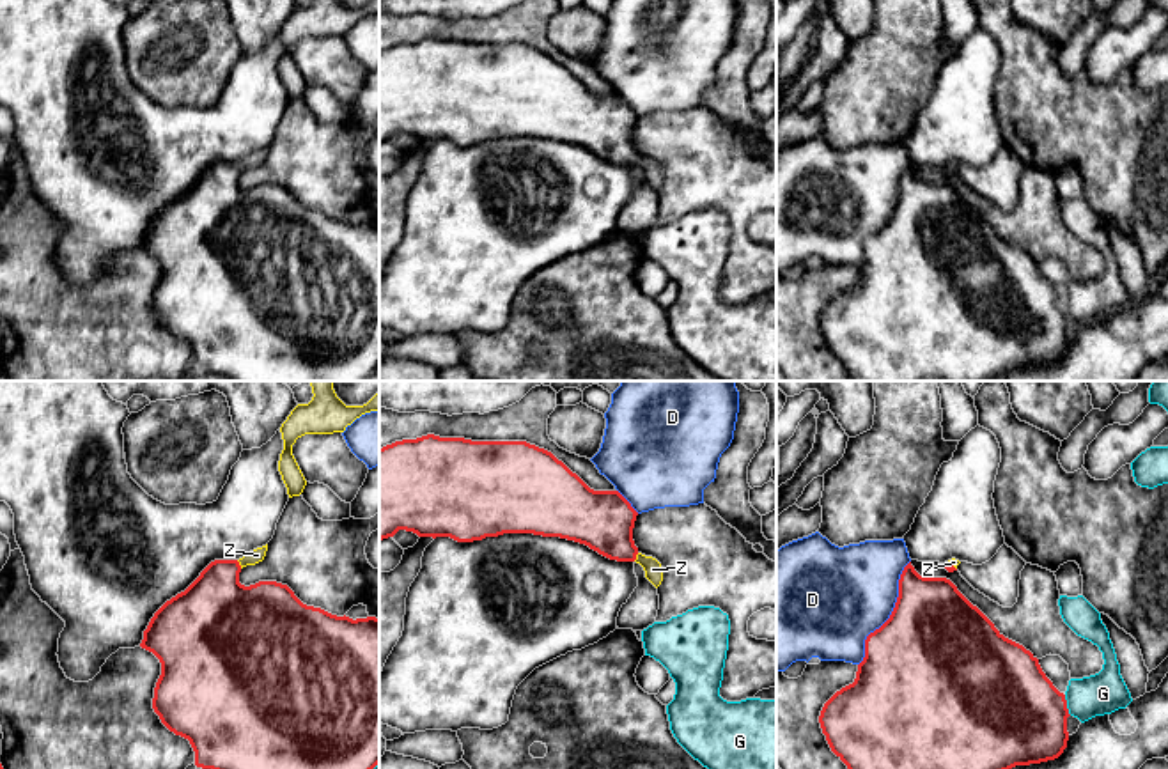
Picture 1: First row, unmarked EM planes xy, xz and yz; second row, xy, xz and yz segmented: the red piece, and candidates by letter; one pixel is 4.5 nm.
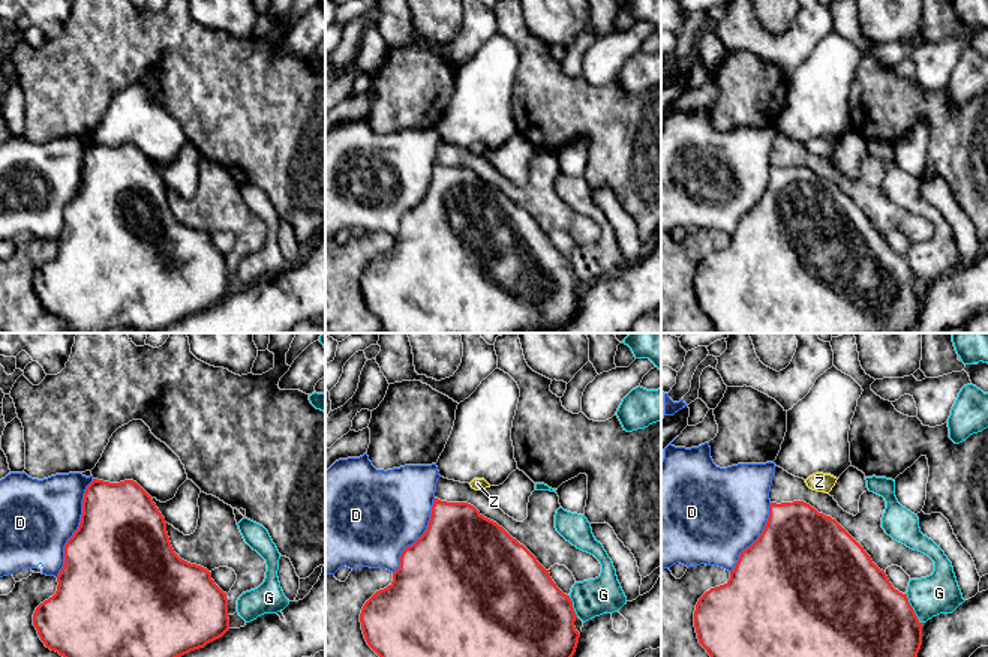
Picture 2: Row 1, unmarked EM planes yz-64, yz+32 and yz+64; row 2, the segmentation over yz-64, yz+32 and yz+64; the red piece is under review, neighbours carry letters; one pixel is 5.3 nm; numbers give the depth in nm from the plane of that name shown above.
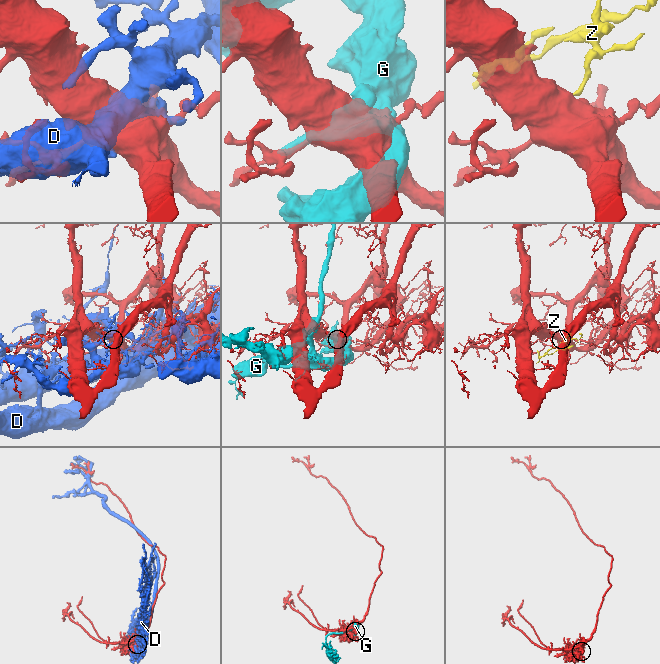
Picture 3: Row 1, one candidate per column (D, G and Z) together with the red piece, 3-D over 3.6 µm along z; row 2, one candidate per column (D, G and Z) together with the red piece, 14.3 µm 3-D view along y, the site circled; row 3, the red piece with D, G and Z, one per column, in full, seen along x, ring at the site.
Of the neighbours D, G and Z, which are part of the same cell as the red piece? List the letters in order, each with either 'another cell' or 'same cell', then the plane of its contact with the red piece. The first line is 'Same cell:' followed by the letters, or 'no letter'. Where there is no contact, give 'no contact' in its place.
Same cell: Z
D: another cell; meets red in yz
G: another cell; meets red in yz
Z: same cell; meets red in xy

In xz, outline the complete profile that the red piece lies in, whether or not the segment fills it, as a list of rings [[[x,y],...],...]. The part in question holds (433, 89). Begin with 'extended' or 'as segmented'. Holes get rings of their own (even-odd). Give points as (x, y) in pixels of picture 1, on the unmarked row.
extended | [[[427,37],[379,51],[379,144],[393,140],[399,133],[413,135],[418,140],[450,140],[457,145],[503,136],[560,140],[585,147],[610,163],[640,167],[645,181],[658,191],[663,184],[663,170],[635,149],[636,119],[638,115],[619,94],[590,92],[551,55],[526,44],[471,44]]]

